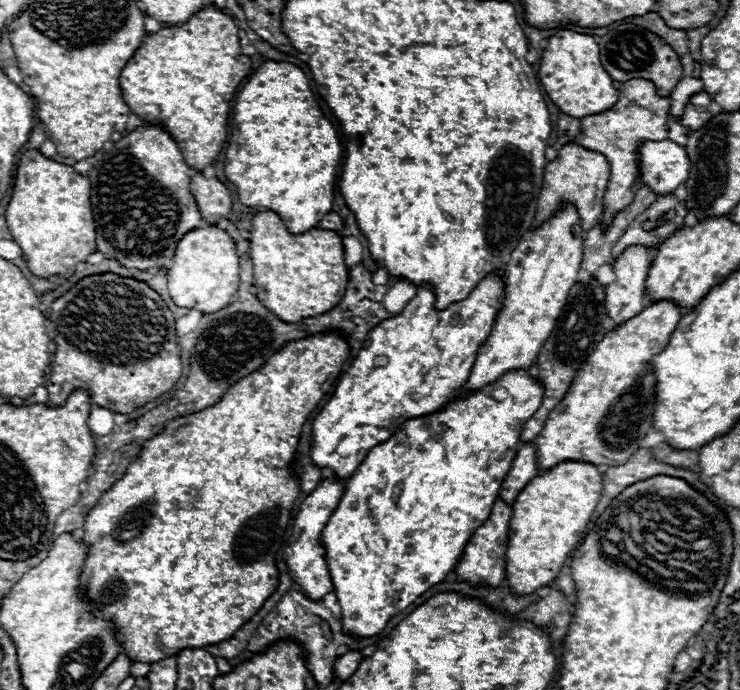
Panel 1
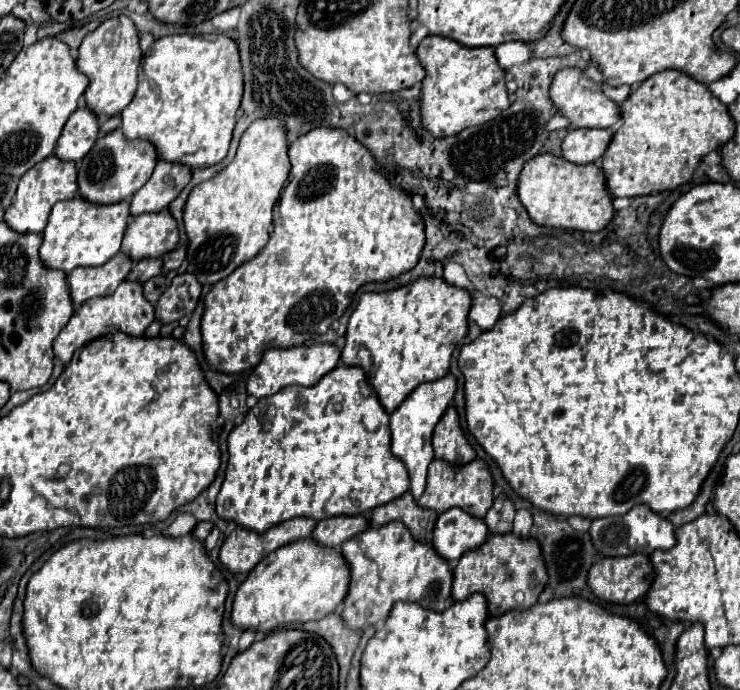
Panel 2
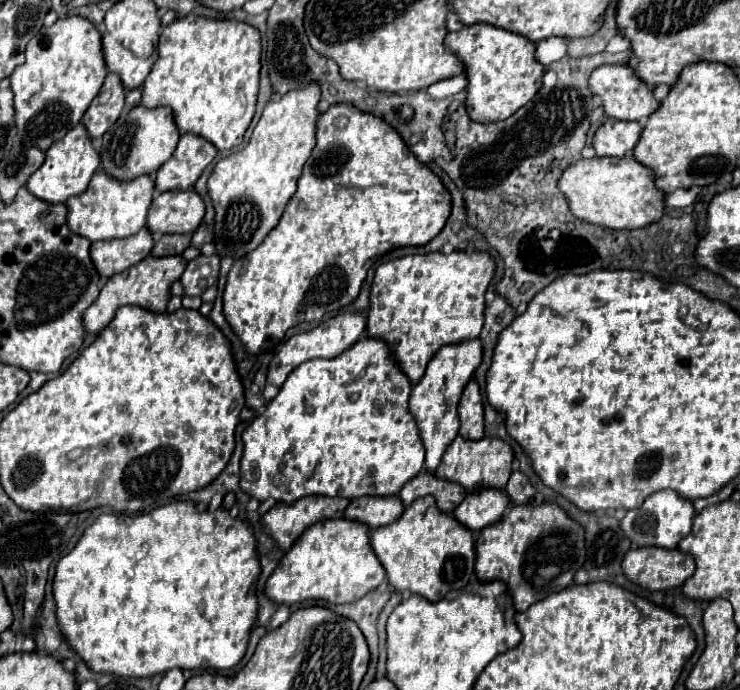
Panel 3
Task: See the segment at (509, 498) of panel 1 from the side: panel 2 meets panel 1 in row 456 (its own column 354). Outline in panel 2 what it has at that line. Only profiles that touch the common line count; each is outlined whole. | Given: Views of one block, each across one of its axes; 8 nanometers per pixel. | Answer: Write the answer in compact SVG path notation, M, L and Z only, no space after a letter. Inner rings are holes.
M336 516L320 520L312 538L328 548L340 548L352 536L368 530L368 516Z

